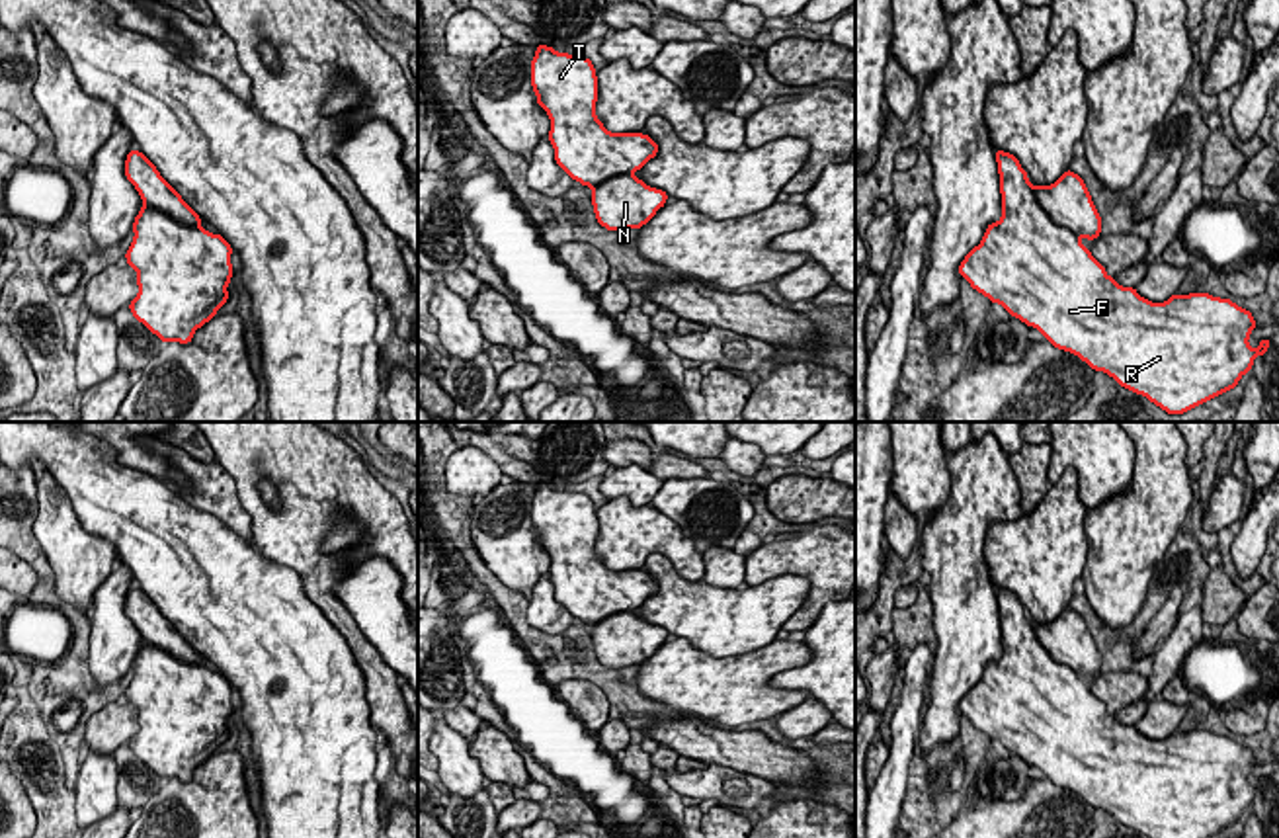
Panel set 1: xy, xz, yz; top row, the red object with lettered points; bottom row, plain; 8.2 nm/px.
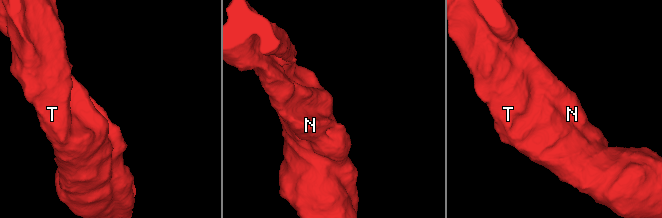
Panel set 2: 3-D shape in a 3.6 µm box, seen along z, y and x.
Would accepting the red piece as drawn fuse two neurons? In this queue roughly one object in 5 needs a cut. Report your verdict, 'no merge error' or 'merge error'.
no merge error

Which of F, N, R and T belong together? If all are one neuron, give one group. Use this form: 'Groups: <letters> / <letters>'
Groups: F N R T

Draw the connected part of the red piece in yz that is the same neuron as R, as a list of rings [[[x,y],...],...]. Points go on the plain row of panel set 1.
[[[996,588],[1002,656],[990,660],[984,676],[959,701],[959,711],[972,727],[1000,740],[1011,754],[1037,766],[1054,785],[1070,789],[1092,807],[1113,815],[1121,824],[1148,838],[1211,838],[1238,822],[1252,809],[1254,797],[1269,785],[1263,775],[1254,787],[1248,775],[1258,766],[1250,748],[1230,736],[1209,731],[1172,733],[1164,740],[1146,738],[1135,725],[1121,725],[1115,715],[1092,693],[1078,676],[1095,678],[1101,670],[1101,654],[1092,639],[1084,617],[1066,608],[1052,623],[1033,623],[1019,598]]]

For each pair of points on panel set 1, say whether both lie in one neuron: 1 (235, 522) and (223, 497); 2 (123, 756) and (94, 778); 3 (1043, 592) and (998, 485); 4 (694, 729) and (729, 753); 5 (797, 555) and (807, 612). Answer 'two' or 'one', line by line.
1: one
2: two
3: two
4: one
5: one

